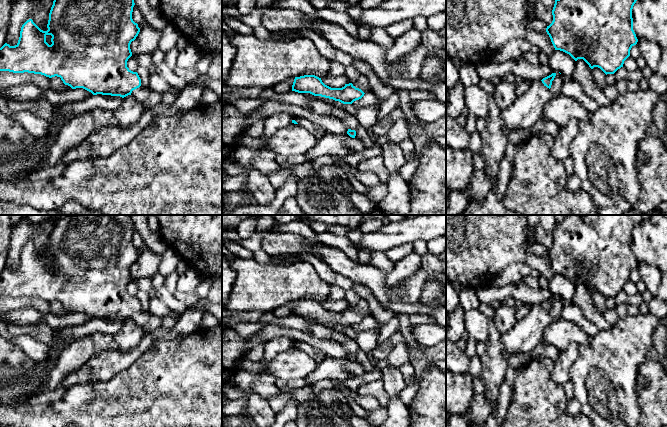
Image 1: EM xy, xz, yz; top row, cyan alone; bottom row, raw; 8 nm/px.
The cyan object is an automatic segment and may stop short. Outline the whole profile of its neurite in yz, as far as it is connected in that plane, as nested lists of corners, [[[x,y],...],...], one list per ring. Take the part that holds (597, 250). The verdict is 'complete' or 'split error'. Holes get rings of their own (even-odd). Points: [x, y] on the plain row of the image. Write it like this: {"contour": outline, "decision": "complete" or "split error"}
{"contour": [[[565,215],[561,222],[555,223],[553,245],[547,250],[546,256],[555,274],[569,278],[575,285],[583,283],[591,293],[598,291],[606,299],[614,298],[623,291],[631,272],[638,266],[633,254],[633,230],[638,223],[649,217],[650,215]]], "decision": "complete"}

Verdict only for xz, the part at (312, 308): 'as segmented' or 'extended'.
extended

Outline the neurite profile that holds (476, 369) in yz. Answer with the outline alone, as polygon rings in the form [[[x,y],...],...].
[[[477,354],[471,358],[470,371],[473,379],[479,378],[483,373],[483,366],[481,364],[481,358]]]

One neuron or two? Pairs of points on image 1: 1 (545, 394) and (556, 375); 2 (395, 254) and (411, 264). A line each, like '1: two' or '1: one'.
1: two
2: two

